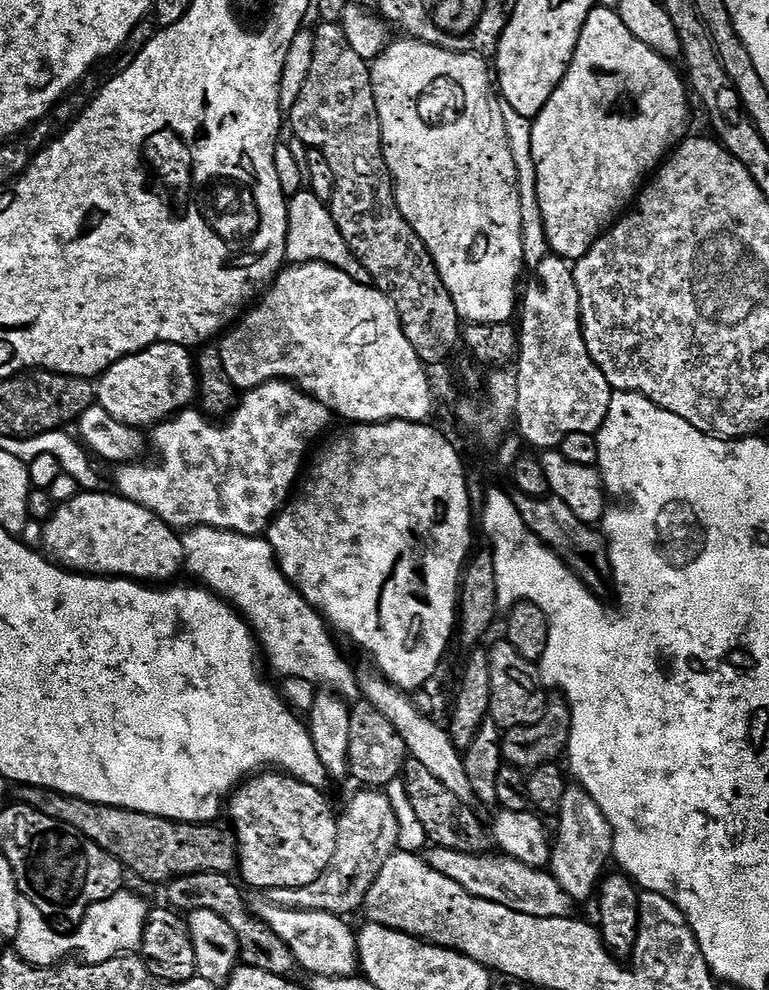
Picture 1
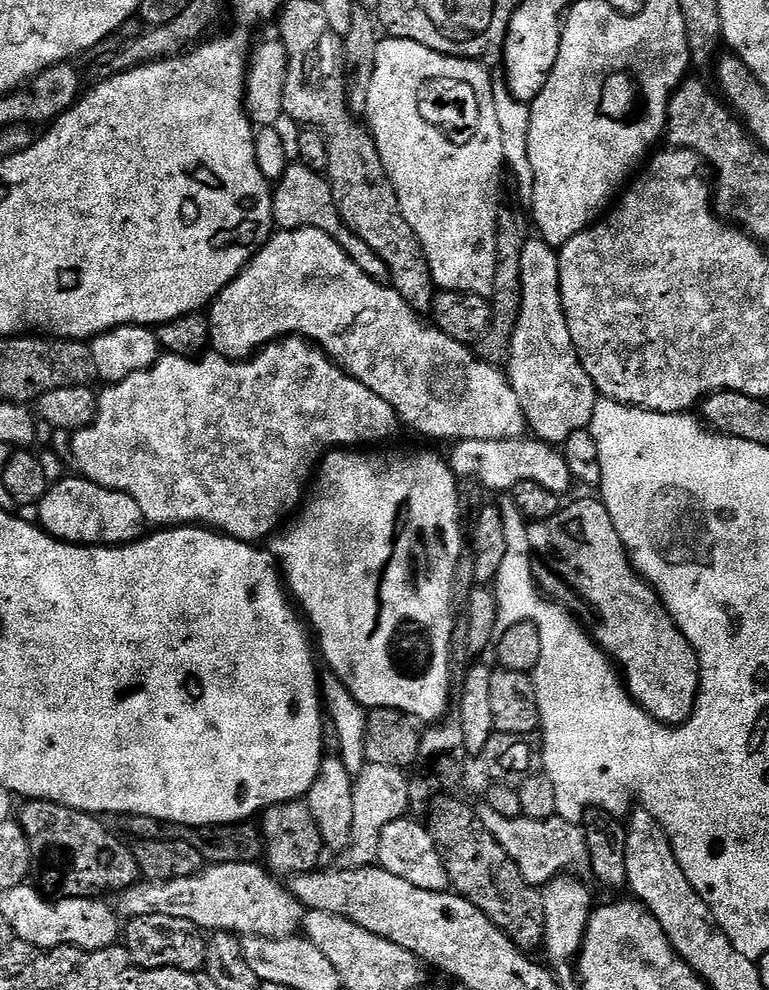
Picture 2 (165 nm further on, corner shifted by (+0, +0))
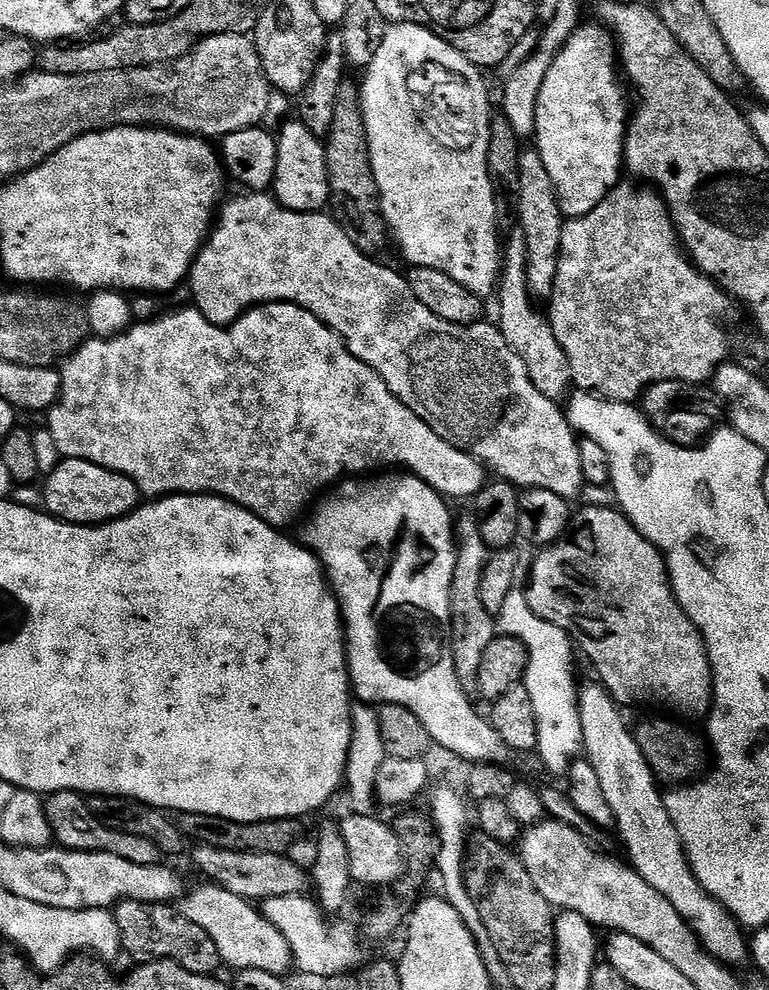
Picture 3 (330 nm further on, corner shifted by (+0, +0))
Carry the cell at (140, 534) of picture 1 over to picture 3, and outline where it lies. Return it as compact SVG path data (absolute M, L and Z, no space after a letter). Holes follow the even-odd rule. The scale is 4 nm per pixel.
M61 459L59 466L47 473L45 480L48 481L42 484L43 507L57 520L65 520L67 524L106 524L109 520L120 520L124 516L130 515L142 503L142 493L135 482L114 470L106 470L94 462Z

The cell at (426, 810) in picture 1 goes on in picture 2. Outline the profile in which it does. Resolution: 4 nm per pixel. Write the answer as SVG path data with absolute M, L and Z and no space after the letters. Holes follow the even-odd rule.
M452 794L437 796L426 813L426 827L448 871L449 885L456 895L465 896L470 903L478 906L478 910L500 927L518 948L539 949L544 943L541 889L526 882L514 858L510 858L510 854L498 846L498 838L482 826L479 811L454 797Z

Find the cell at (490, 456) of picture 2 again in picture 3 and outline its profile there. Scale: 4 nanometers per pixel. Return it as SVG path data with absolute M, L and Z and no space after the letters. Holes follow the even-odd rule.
M261 304L258 308L243 312L232 324L221 326L211 324L195 306L187 307L180 308L177 312L165 311L155 319L133 323L132 327L119 336L89 338L80 345L77 352L63 361L59 369L60 398L46 413L46 431L54 434L54 442L58 442L61 457L94 462L106 470L114 470L135 482L141 493L148 498L221 496L250 510L271 528L281 530L287 529L287 524L298 519L304 507L307 509L321 493L331 489L337 482L345 478L356 478L373 470L388 470L391 469L388 468L391 464L396 467L393 469L407 470L411 475L425 480L435 492L453 501L464 500L467 496L476 498L483 492L484 485L488 482L486 467L470 454L434 434L434 430L430 430L430 426L426 426L426 422L422 422L422 418L418 418L414 410L407 408L392 393L390 386L382 382L379 374L370 370L366 362L354 358L341 336L330 330L330 326L323 324L317 316L310 314L310 310L297 304Z

